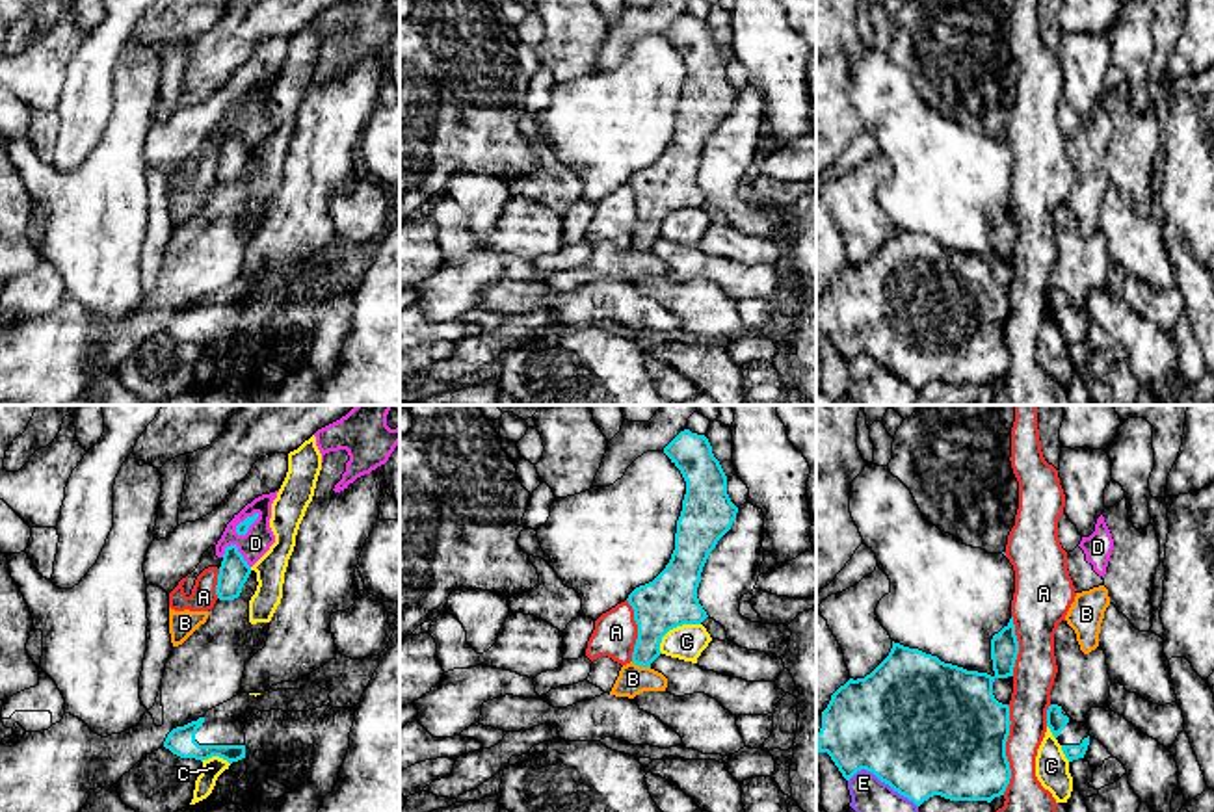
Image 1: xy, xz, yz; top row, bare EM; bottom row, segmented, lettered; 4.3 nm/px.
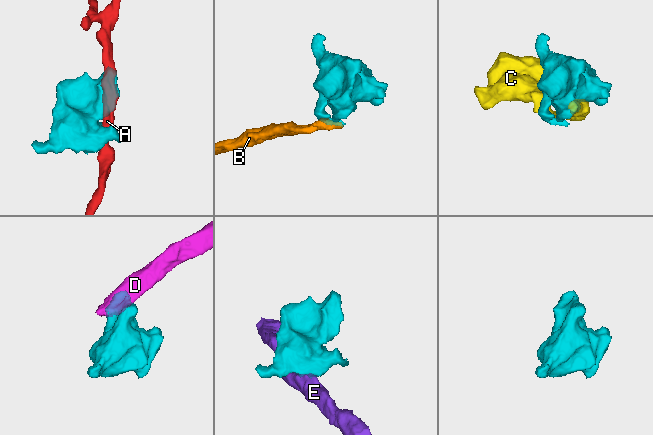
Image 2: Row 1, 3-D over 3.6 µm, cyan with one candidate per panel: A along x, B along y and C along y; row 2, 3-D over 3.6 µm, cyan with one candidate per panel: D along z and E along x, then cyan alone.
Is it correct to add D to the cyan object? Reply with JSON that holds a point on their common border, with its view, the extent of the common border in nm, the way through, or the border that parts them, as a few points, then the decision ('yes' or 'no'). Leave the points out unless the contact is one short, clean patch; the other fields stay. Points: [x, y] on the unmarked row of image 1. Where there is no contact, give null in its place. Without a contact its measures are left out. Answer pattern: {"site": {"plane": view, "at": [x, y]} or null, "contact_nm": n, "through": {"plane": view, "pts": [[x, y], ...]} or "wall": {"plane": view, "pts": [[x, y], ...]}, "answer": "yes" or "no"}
{"site": {"plane": "xy", "at": [246, 103]}, "contact_nm": 140, "wall": {"plane": "xy", "pts": [[259, 97], [248, 99], [235, 116]]}, "answer": "no"}

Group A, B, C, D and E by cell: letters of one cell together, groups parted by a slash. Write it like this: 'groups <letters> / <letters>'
groups A / B D / C / E

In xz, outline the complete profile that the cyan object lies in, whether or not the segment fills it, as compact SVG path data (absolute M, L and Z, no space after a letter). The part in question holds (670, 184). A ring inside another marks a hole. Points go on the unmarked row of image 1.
M684 13L664 37L680 54L686 78L669 147L627 182L638 208L632 247L640 251L651 251L662 238L660 227L669 214L701 208L708 201L697 182L701 156L738 97L727 78L727 59L705 19Z

